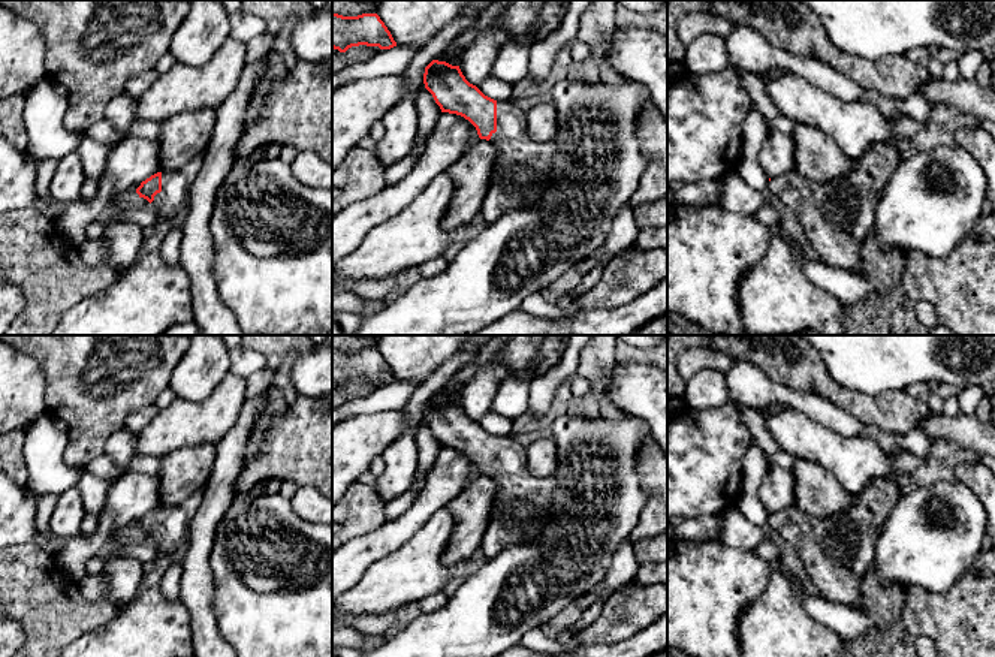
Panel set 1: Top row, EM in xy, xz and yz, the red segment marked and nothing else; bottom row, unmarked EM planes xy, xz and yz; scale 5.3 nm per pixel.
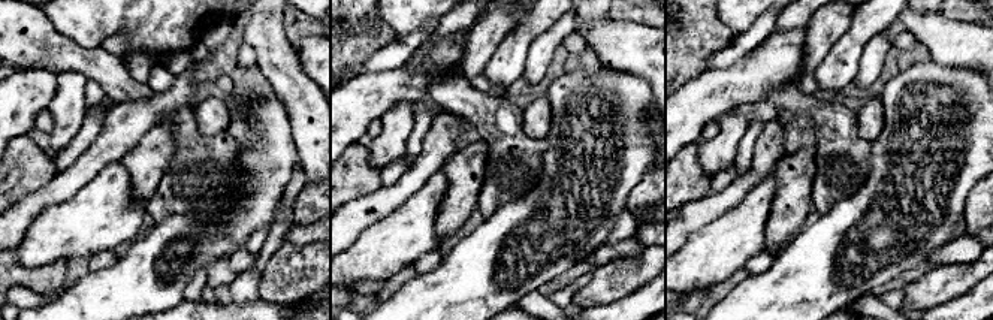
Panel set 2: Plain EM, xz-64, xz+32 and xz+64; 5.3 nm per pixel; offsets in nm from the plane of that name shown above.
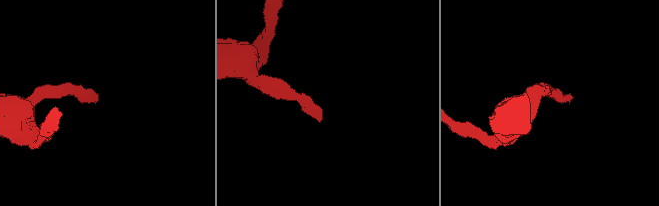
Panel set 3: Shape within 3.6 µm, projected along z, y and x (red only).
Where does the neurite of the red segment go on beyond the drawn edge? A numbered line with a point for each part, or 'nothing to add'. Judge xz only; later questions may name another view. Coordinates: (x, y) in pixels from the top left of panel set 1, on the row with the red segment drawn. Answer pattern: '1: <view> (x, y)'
1: xz (521, 172)

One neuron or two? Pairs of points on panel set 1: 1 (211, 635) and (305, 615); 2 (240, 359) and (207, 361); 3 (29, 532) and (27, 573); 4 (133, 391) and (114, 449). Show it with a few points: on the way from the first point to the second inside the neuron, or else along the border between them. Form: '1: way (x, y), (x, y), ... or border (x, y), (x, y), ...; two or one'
1: border (211, 599), (217, 629), (228, 641); two
2: border (228, 350), (229, 370); two
3: border (32, 539), (15, 545); two
4: border (123, 427), (108, 439), (102, 452); two

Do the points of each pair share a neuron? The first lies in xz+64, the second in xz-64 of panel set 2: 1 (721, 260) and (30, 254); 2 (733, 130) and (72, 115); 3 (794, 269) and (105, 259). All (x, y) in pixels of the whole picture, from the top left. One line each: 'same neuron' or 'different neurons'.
1: same neuron
2: same neuron
3: different neurons

